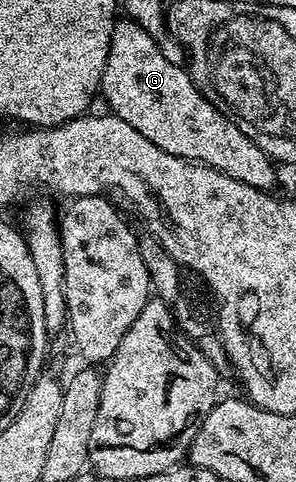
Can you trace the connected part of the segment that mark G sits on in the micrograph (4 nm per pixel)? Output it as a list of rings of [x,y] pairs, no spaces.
[[[127,18],[117,19],[100,83],[102,100],[104,96],[105,102],[112,107],[109,108],[111,115],[122,118],[122,122],[130,122],[142,138],[150,138],[150,142],[162,146],[166,154],[195,160],[230,178],[238,178],[238,182],[246,182],[246,186],[272,192],[277,168],[272,157],[250,142],[230,118],[221,114],[198,90],[187,67],[176,63],[180,62],[169,56],[161,41],[146,34],[140,24]]]

